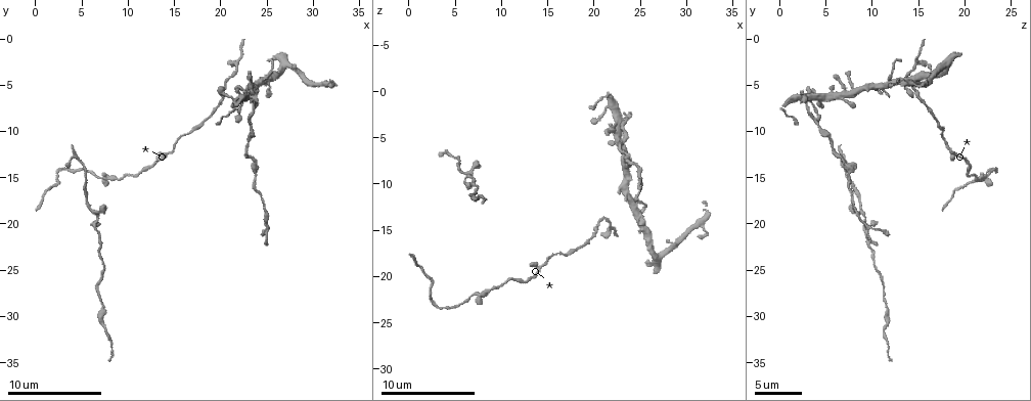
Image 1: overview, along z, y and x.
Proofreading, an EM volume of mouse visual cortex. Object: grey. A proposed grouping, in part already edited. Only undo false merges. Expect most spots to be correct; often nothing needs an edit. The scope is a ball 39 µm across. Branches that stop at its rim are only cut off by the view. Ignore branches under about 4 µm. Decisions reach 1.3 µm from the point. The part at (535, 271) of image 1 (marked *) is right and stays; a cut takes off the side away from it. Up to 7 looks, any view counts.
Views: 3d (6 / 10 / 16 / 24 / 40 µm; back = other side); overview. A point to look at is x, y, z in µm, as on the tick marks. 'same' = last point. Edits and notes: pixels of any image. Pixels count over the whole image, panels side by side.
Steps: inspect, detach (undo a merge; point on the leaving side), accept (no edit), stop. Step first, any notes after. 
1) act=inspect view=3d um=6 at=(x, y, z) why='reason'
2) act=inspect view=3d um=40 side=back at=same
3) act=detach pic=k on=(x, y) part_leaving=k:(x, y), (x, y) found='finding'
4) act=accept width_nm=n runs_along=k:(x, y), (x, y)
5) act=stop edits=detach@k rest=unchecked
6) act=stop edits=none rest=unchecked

act=inspect view=3d um=6 at=(6.4, 20.0, 9.2) why='two arms in line, one across'

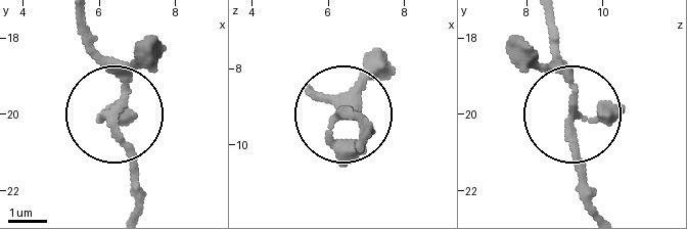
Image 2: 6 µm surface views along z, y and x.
act=inspect view=3d um=6 side=back at=(6.40, 19.95, 9.15)

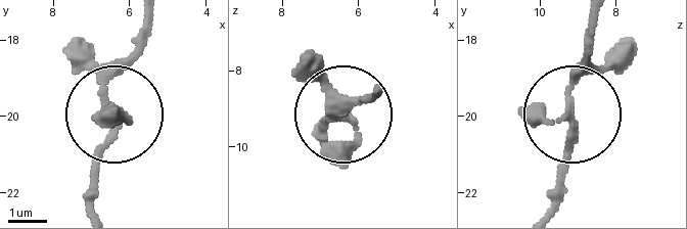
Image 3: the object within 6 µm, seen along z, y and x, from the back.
act=accept width_nm=150 found='all the same cell'

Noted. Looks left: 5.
act=inspect view=3d um=10 at=(7.0, 15.0, 22.0) why='three-way junction'

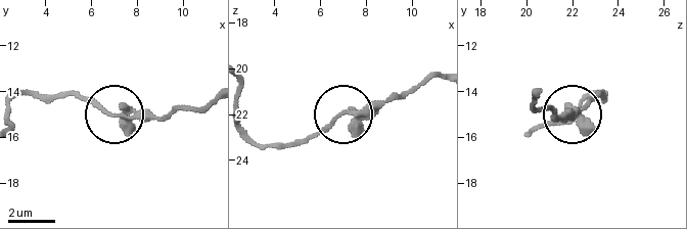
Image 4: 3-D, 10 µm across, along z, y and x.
act=accept arms=3 runs_along=4:(438, 76), (391, 99), (344, 112), (305, 142) found='continuous, no second cell'

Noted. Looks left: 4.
act=inspect view=3d um=16 at=(24.8, 20.2, 9.4) why='side arm on a straight run'

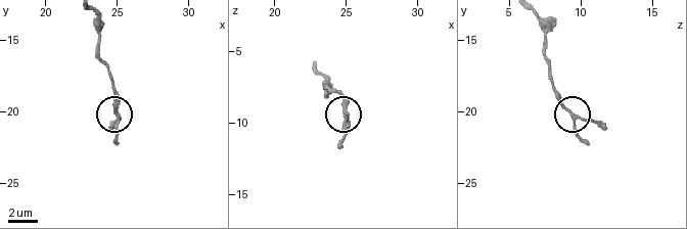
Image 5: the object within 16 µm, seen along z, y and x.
act=accept runs_along=5:(538, 19), (552, 89), (569, 110), (605, 128) found='one cell here'

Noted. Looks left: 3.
act=inspect view=3d um=16 at=(23.8, 15.0, 7.6) why='sudden change in width'

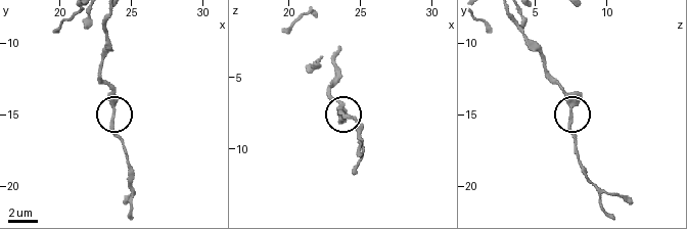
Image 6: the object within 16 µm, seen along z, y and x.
act=inspect view=3d um=6 at=(23.8, 15.2, 7.4)

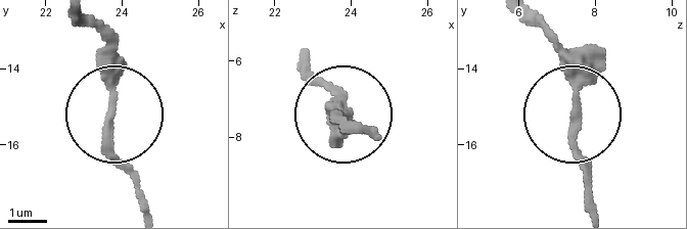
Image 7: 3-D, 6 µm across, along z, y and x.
act=accept width_nm=230 runs_along=7:(90, 23), (109, 100), (109, 149), (139, 204) found='continuous, no second cell'

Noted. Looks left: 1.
act=stop edits=none rest=unchecked

